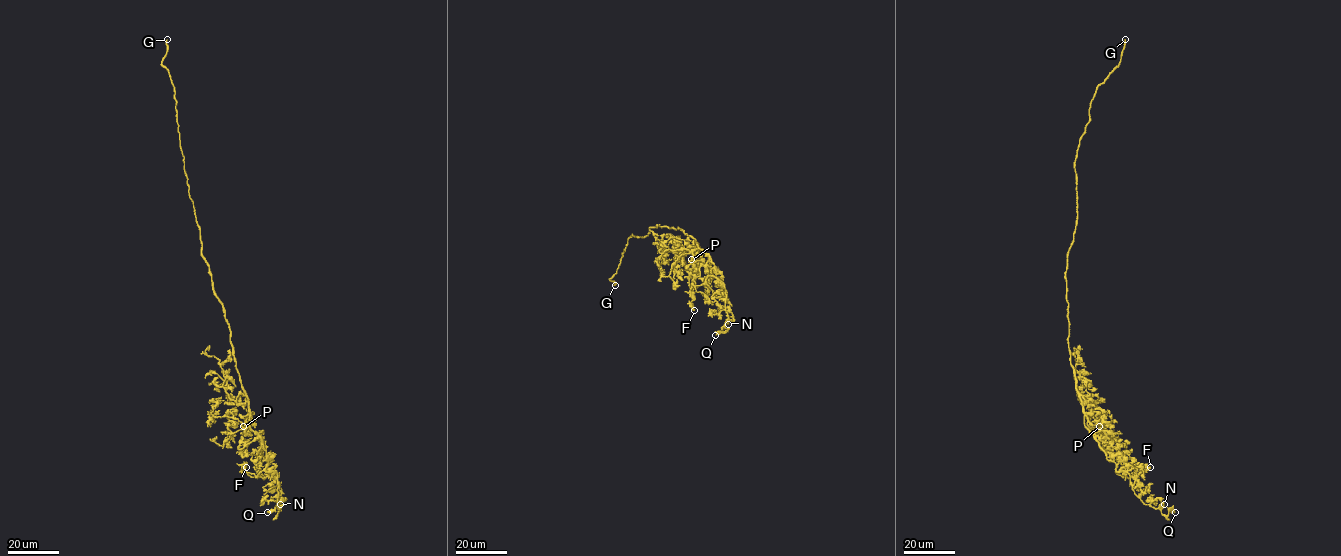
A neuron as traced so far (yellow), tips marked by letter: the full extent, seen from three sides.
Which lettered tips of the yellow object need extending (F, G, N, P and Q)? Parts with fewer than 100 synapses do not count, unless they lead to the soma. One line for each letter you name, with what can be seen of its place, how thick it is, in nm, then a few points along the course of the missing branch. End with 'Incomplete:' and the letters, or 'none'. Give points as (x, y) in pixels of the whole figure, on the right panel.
G: Place: (1125, 39). Thickness 320 nm
Incomplete: G

